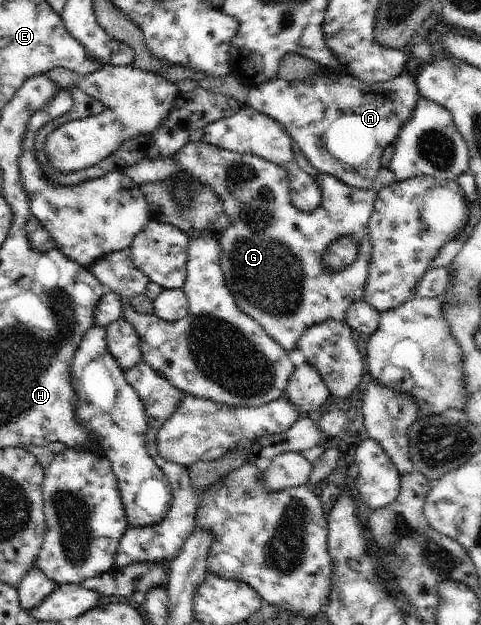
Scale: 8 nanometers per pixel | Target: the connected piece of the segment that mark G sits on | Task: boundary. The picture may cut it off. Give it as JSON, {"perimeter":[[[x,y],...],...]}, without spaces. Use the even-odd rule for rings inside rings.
{"perimeter":[[[203,140],[188,142],[174,155],[165,160],[144,160],[124,172],[137,186],[149,183],[167,182],[172,180],[172,195],[179,206],[189,206],[192,197],[192,179],[201,186],[208,186],[221,201],[225,214],[229,217],[230,225],[224,234],[215,237],[222,250],[221,268],[225,282],[240,310],[257,321],[264,331],[283,350],[296,350],[299,339],[312,326],[333,319],[345,322],[347,311],[356,302],[362,300],[369,276],[372,261],[372,246],[369,235],[369,219],[373,214],[376,202],[376,192],[356,189],[347,186],[333,175],[319,176],[318,183],[323,191],[321,204],[313,212],[303,212],[292,203],[290,180],[287,173],[278,164],[263,160],[258,156],[231,152]],[[351,236],[360,244],[359,256],[351,266],[341,272],[331,272],[323,268],[322,254],[336,242],[338,238]]]}

